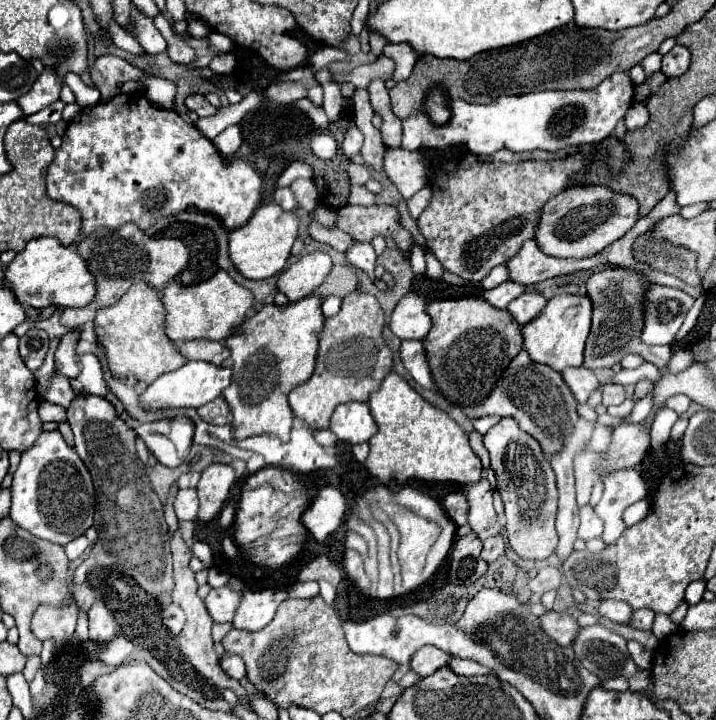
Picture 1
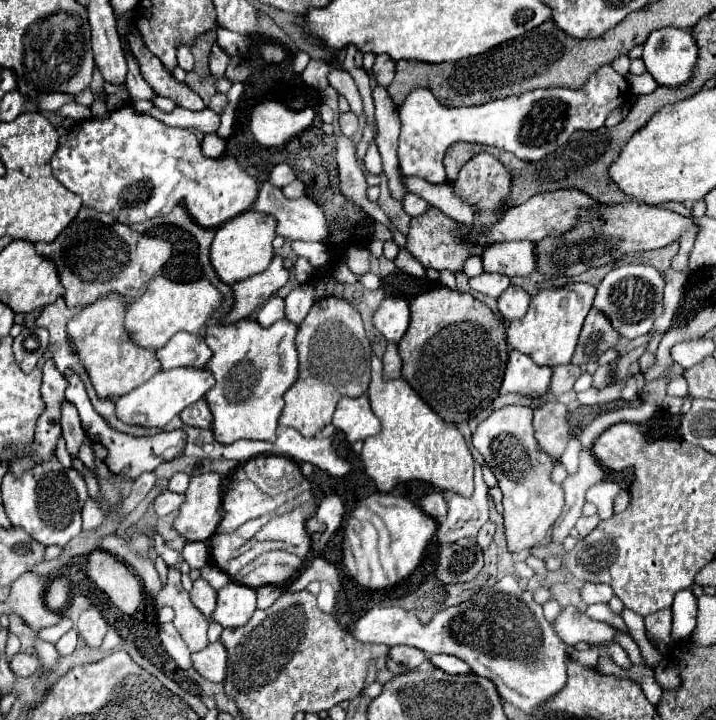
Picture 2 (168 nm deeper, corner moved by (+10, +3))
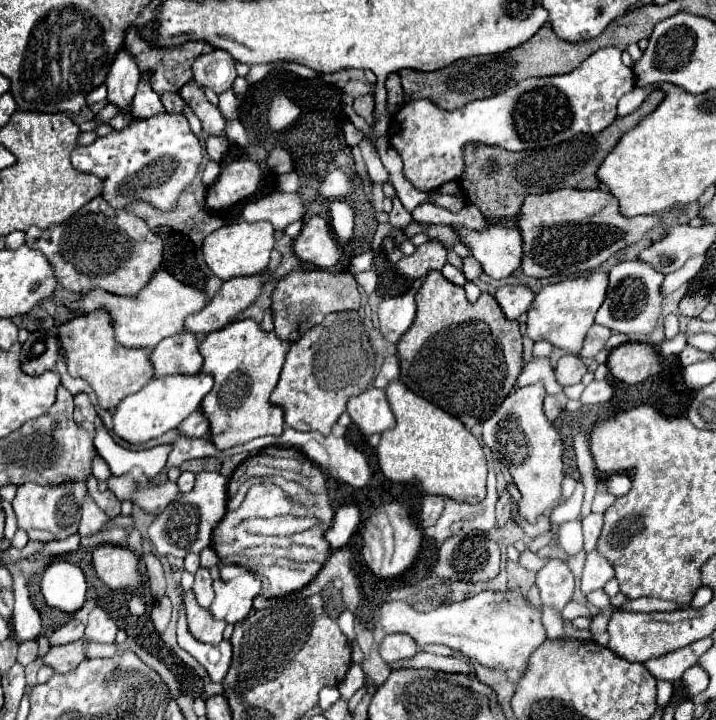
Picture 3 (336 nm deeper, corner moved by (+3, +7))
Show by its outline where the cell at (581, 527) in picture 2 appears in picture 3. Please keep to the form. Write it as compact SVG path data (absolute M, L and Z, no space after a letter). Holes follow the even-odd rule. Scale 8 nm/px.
M590 513L582 519L582 531L584 531L584 549L590 553L596 549L596 541L602 531L602 515Z

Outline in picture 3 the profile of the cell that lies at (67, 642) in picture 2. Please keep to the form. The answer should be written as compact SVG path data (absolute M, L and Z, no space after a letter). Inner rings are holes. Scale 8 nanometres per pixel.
M70 621L62 627L58 627L52 637L50 637L50 645L58 645L58 643L72 643L78 641L84 635L84 625L80 621Z

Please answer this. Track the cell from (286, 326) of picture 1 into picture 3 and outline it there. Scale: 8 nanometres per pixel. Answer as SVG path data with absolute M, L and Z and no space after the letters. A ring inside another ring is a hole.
M242 319L224 329L208 333L200 343L204 357L202 373L212 373L216 385L200 405L210 421L210 439L218 449L244 445L262 435L280 435L284 431L284 409L268 401L274 391L286 353L292 341L276 337L274 331L264 331L254 319Z

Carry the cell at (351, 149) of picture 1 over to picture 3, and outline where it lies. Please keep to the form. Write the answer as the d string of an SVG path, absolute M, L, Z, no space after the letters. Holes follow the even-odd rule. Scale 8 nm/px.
M368 93L368 95L362 95L358 99L354 99L354 111L366 119L368 123L372 123L372 113L374 113L374 97Z

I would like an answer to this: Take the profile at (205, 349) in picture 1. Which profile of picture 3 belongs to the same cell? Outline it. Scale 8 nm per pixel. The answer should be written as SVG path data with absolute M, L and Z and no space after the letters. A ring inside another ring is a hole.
M186 331L160 341L150 355L154 365L154 377L174 375L174 373L184 373L184 375L198 373L204 363L198 345L200 345L198 337Z

